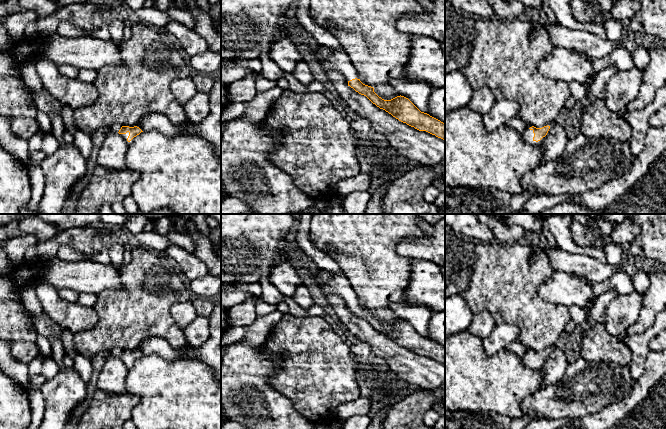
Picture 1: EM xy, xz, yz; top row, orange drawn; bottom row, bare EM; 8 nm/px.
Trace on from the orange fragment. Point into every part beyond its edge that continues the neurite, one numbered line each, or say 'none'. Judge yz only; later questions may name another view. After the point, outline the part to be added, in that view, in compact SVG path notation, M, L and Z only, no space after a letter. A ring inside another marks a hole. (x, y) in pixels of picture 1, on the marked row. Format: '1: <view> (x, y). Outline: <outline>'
1: yz (527, 135). Outline: M528 125L528 127L521 133L523 140L531 145L541 144L542 141L544 140L544 137L538 142L534 141L533 140L534 133L533 130L529 129L530 127L532 127L532 125Z

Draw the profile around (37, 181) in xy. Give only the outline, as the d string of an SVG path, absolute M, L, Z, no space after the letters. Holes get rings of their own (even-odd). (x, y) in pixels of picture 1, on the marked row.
M28 164L28 175L31 185L31 198L28 203L31 210L38 208L45 188L45 178L41 165Z

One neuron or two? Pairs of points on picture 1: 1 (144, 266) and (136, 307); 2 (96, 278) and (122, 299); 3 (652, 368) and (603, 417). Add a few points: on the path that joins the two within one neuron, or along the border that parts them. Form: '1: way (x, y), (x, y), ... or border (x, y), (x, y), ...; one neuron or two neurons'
1: way (143, 276), (143, 280), (139, 284), (139, 297); one neuron
2: border (119, 271), (122, 285), (97, 294); two neurons
3: way (645, 382), (617, 410); one neuron

